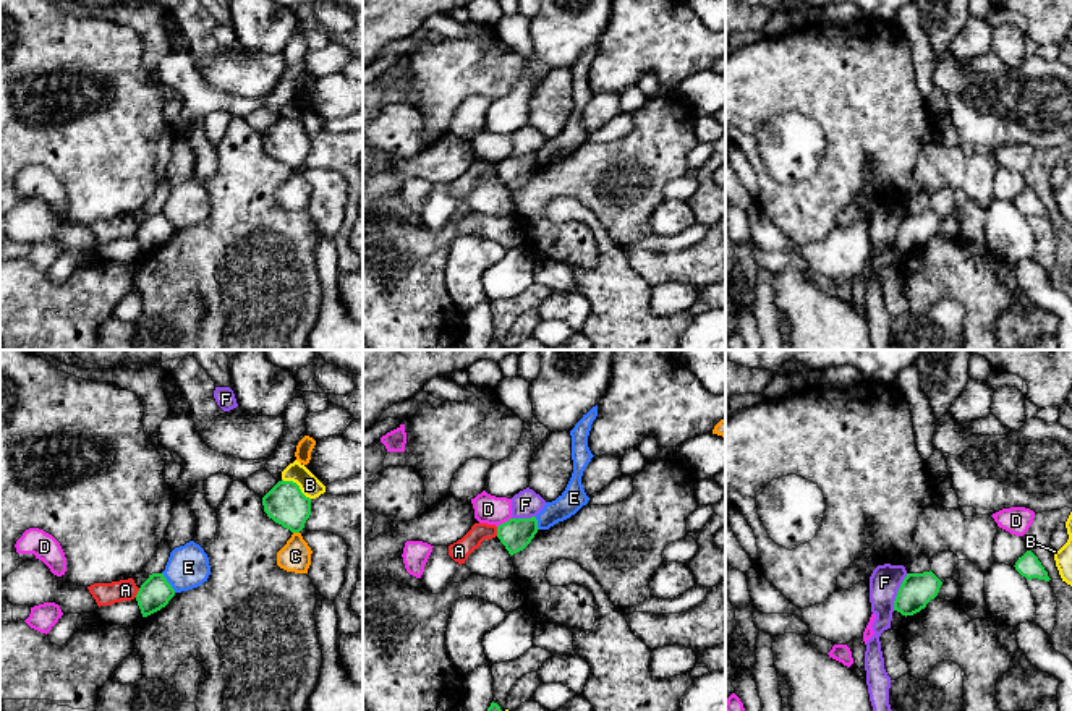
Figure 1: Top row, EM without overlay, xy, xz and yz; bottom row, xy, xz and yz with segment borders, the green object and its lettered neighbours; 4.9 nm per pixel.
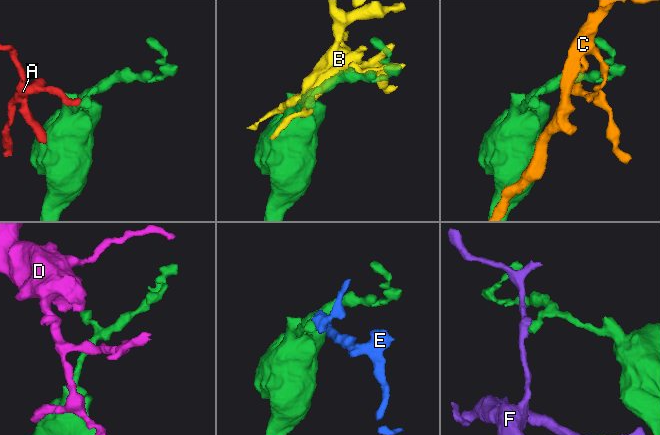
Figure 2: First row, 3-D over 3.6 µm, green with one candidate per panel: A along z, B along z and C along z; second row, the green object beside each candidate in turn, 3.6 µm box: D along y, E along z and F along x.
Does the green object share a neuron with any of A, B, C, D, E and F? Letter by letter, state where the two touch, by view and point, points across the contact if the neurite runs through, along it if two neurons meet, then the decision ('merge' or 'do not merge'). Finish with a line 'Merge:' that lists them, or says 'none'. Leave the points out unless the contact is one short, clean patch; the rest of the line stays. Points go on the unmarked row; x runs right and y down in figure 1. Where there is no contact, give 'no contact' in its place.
A: xy (138, 230) | along xy (140, 225), (135, 234) | do not merge
B: xy (297, 122) | do not merge
C: xy (297, 169) | along xy (293, 169), (298, 170) | do not merge
D: xz (506, 159) | do not merge
E: xy (167, 219) | along xy (162, 209), (175, 229) | do not merge
F: yz (897, 229) | do not merge
Merge: none

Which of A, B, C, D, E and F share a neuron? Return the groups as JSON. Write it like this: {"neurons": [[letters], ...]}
{"neurons": [["A"], ["B"], ["C"], ["D"], ["E"], ["F"]]}

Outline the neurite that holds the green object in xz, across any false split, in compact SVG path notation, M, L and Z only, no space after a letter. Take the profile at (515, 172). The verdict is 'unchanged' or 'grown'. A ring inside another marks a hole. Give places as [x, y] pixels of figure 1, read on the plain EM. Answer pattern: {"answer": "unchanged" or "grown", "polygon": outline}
{"answer": "unchanged", "polygon": "M510 155L497 164L497 175L505 183L510 193L523 188L534 172L538 170L538 157L531 155Z"}

